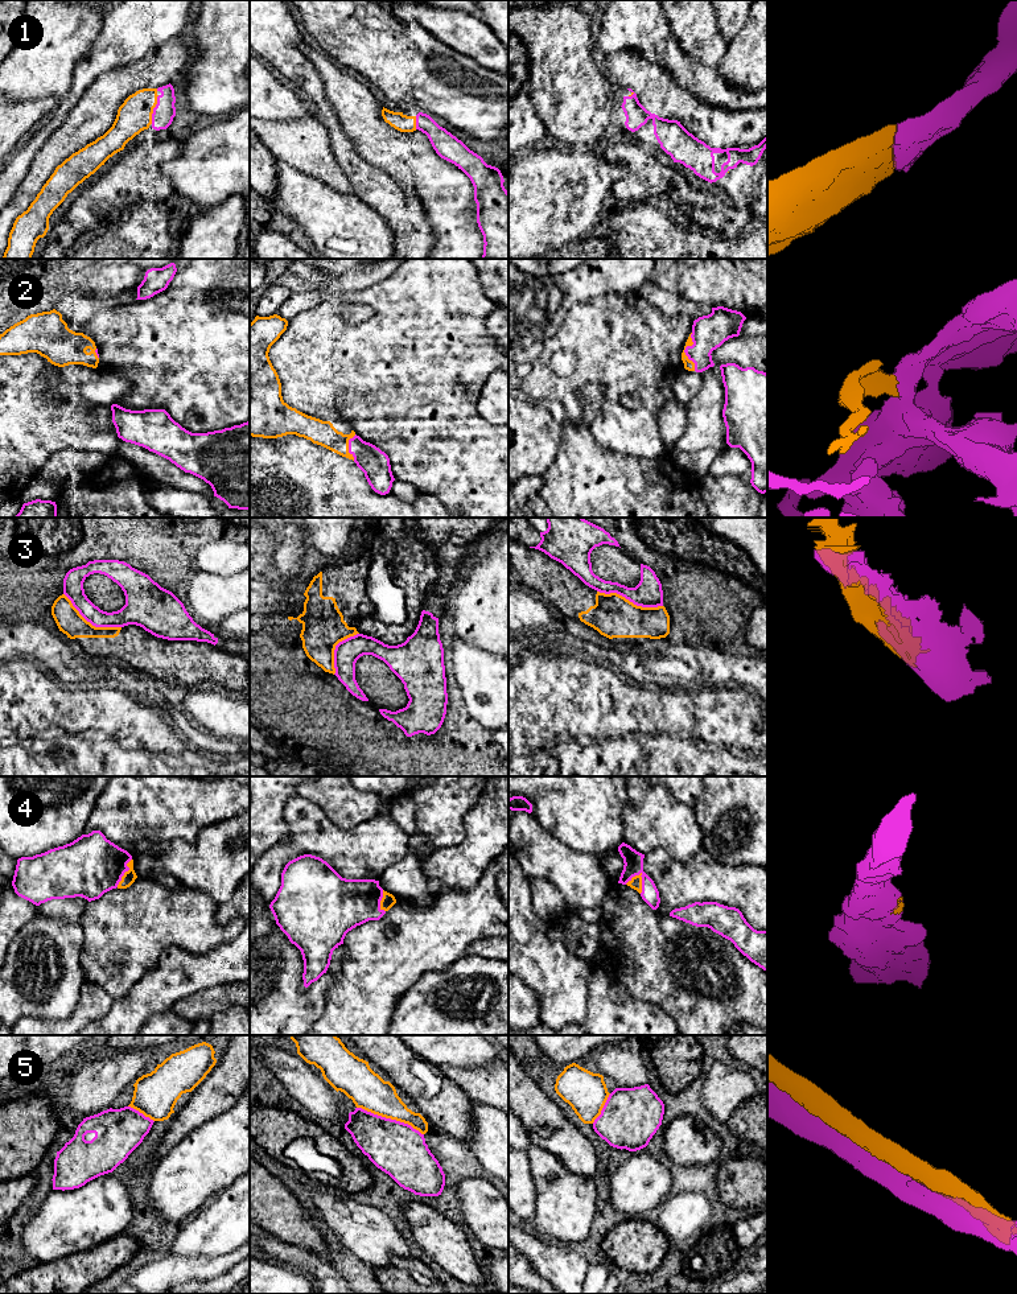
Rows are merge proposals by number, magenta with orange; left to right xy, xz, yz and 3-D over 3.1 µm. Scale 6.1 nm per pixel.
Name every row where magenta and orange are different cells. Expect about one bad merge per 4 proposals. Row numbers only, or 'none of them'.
3, 5

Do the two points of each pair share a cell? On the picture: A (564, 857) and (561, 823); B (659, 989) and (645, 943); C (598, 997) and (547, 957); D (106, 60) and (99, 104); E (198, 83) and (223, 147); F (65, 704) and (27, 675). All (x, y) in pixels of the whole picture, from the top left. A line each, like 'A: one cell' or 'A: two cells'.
A: two cells
B: one cell
C: two cells
D: two cells
E: two cells
F: one cell

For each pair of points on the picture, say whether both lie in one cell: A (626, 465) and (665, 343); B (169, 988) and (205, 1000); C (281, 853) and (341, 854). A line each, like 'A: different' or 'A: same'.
A: different
B: different
C: same

